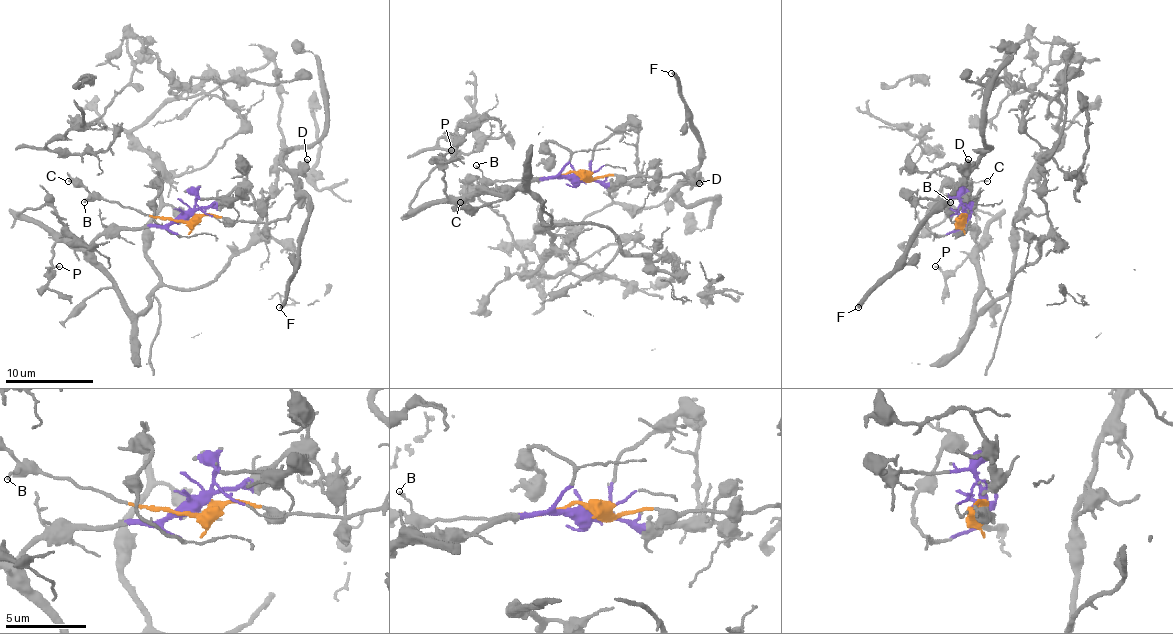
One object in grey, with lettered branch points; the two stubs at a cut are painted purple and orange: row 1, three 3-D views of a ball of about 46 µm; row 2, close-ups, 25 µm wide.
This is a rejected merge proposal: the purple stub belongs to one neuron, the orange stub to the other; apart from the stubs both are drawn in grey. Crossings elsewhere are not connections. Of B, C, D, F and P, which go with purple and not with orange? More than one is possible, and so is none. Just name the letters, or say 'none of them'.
P

